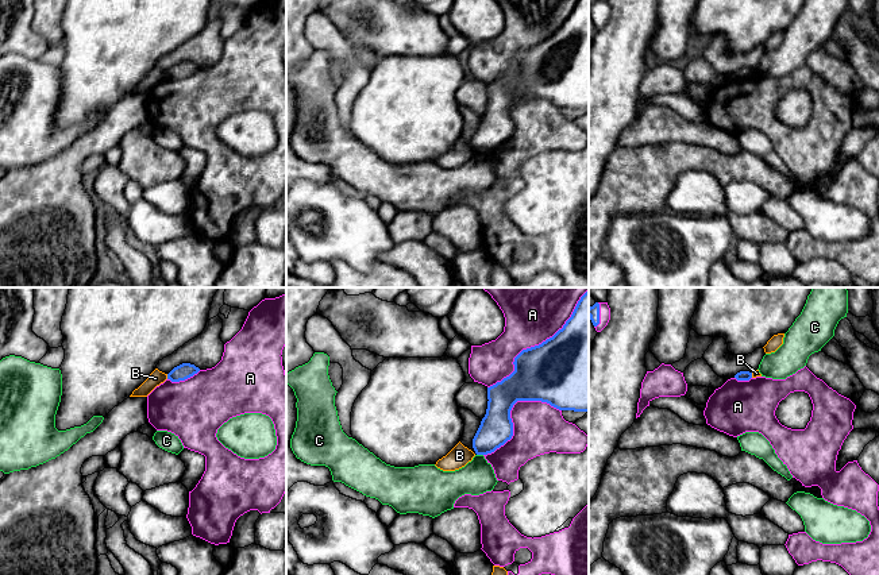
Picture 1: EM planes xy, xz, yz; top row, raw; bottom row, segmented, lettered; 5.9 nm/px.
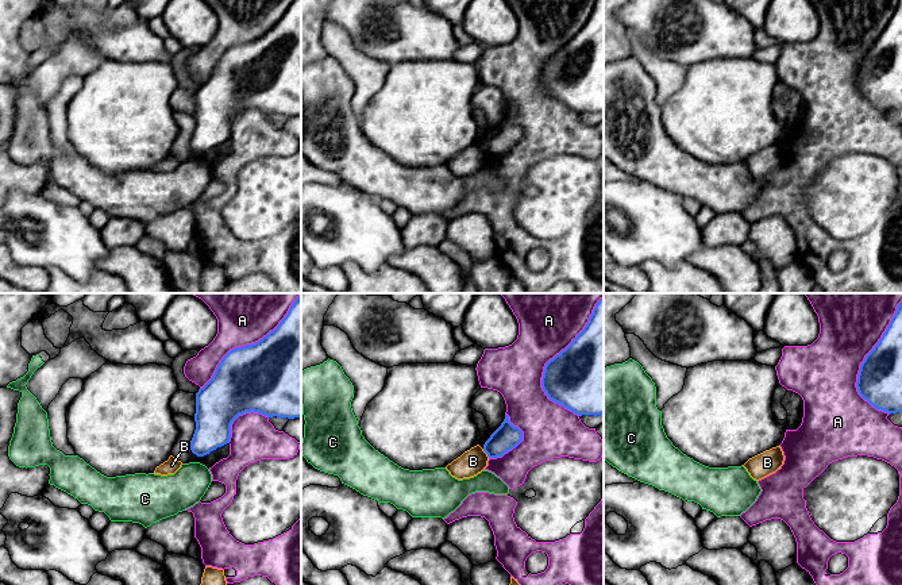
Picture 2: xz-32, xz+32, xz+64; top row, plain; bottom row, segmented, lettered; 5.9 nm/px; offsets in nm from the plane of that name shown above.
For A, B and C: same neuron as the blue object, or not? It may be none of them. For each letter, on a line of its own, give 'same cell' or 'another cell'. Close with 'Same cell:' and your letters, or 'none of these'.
A: another cell
B: another cell
C: another cell
Same cell: none of these

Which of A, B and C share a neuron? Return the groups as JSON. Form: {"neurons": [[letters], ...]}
{"neurons": [["A"], ["B"], ["C"]]}

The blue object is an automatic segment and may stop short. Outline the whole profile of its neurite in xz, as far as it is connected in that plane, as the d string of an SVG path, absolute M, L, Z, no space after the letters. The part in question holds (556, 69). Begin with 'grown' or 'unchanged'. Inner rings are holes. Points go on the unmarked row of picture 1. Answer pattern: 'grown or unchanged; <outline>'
unchanged; M578 0L571 15L552 35L523 47L514 69L487 85L487 107L473 136L477 153L487 153L513 134L510 108L517 99L541 99L559 108L589 109L589 0Z

